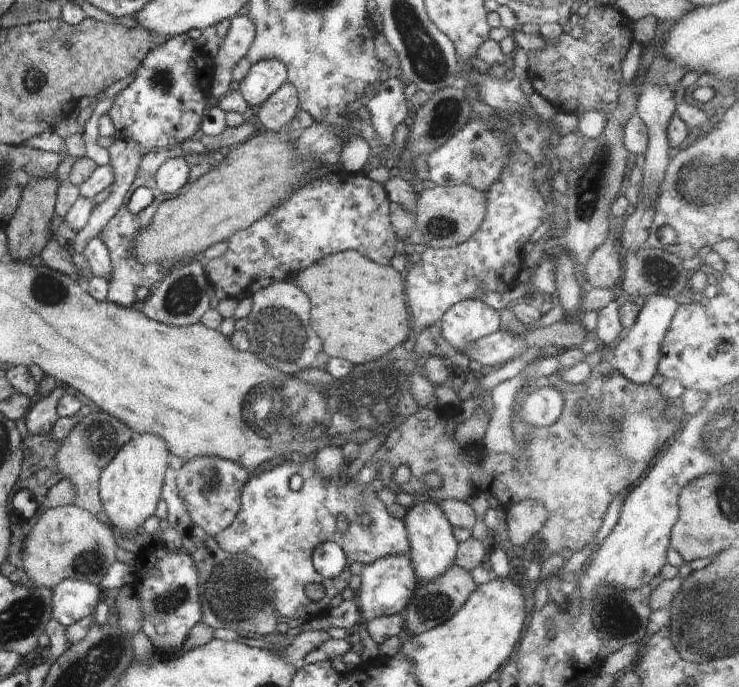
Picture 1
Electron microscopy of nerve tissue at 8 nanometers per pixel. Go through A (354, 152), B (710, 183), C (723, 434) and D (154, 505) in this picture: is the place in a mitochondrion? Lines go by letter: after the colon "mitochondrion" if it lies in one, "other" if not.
A: other
B: mitochondrion
C: mitochondrion
D: other

